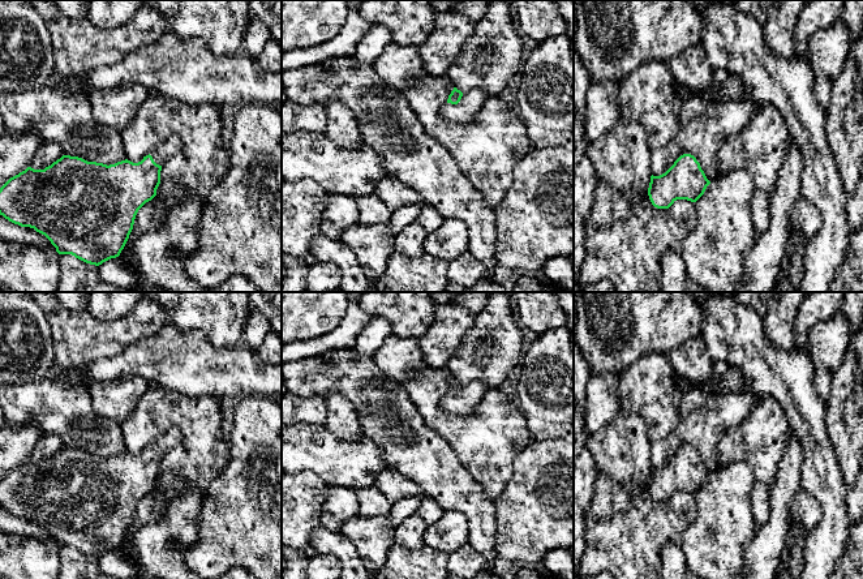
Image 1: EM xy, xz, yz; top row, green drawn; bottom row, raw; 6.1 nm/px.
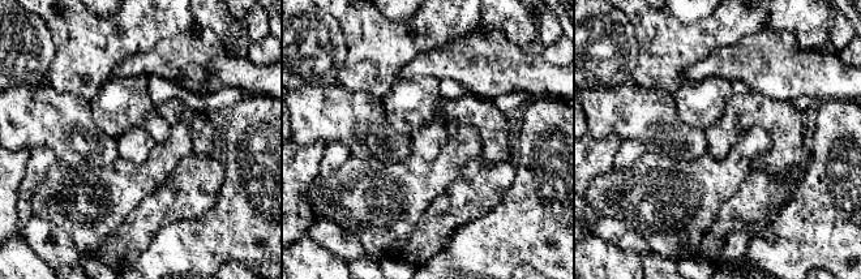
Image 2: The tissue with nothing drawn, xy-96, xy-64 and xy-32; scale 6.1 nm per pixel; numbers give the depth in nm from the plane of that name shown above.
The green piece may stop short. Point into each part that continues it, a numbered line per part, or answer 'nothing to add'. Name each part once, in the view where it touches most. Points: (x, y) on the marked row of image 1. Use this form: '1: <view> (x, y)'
1: xz (471, 102)

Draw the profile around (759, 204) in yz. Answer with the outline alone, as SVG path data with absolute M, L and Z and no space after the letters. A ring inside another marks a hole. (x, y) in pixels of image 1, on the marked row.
M755 189L750 200L750 211L756 233L767 231L770 222L769 194L764 190Z

